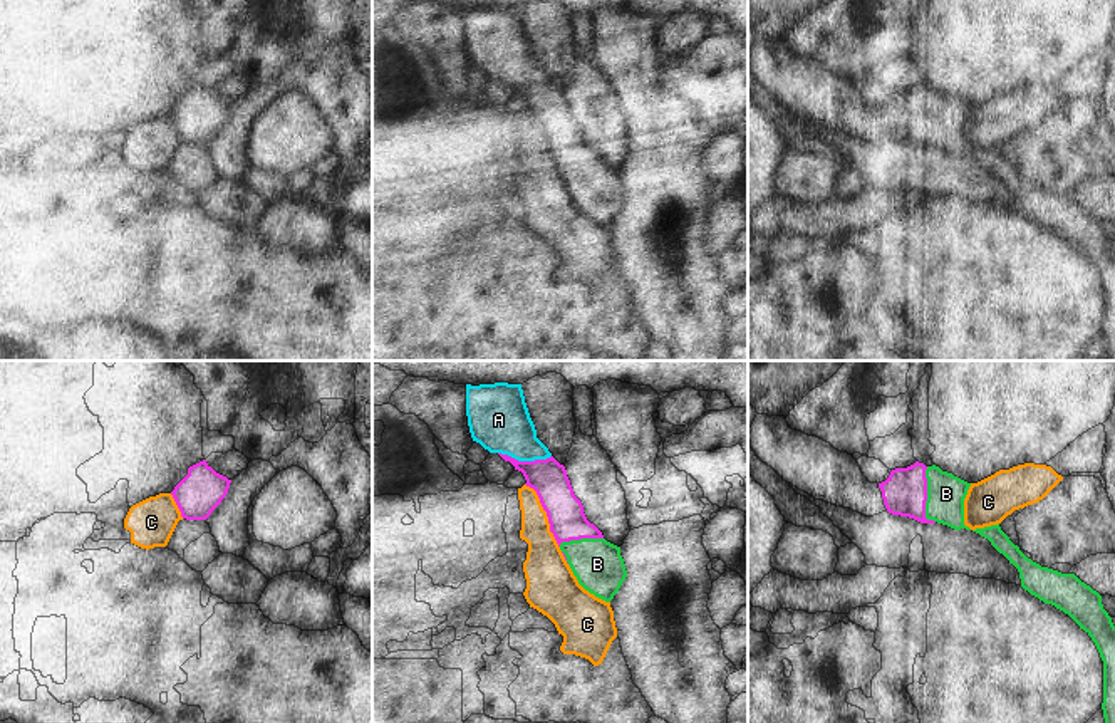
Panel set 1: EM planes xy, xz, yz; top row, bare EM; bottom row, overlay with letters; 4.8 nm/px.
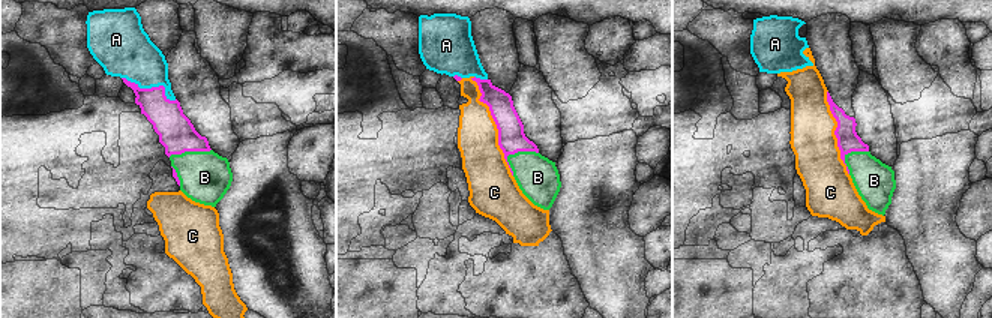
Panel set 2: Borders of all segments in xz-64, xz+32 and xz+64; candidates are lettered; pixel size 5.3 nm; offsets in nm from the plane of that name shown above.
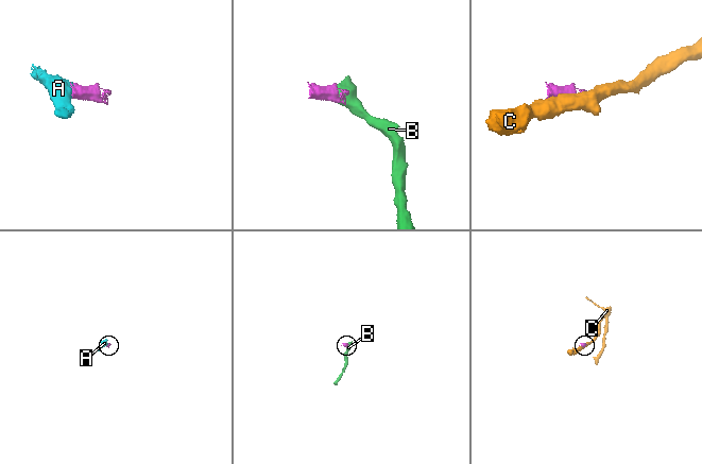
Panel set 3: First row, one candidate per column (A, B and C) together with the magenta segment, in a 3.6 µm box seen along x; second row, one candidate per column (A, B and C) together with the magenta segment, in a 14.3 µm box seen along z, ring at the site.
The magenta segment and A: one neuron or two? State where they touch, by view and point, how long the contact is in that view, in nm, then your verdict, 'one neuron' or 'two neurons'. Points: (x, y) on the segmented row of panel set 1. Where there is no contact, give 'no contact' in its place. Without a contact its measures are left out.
xz (525, 462) | 260 nm | one neuron

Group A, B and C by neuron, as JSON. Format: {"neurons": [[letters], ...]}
{"neurons": [["A", "B"], ["C"]]}

